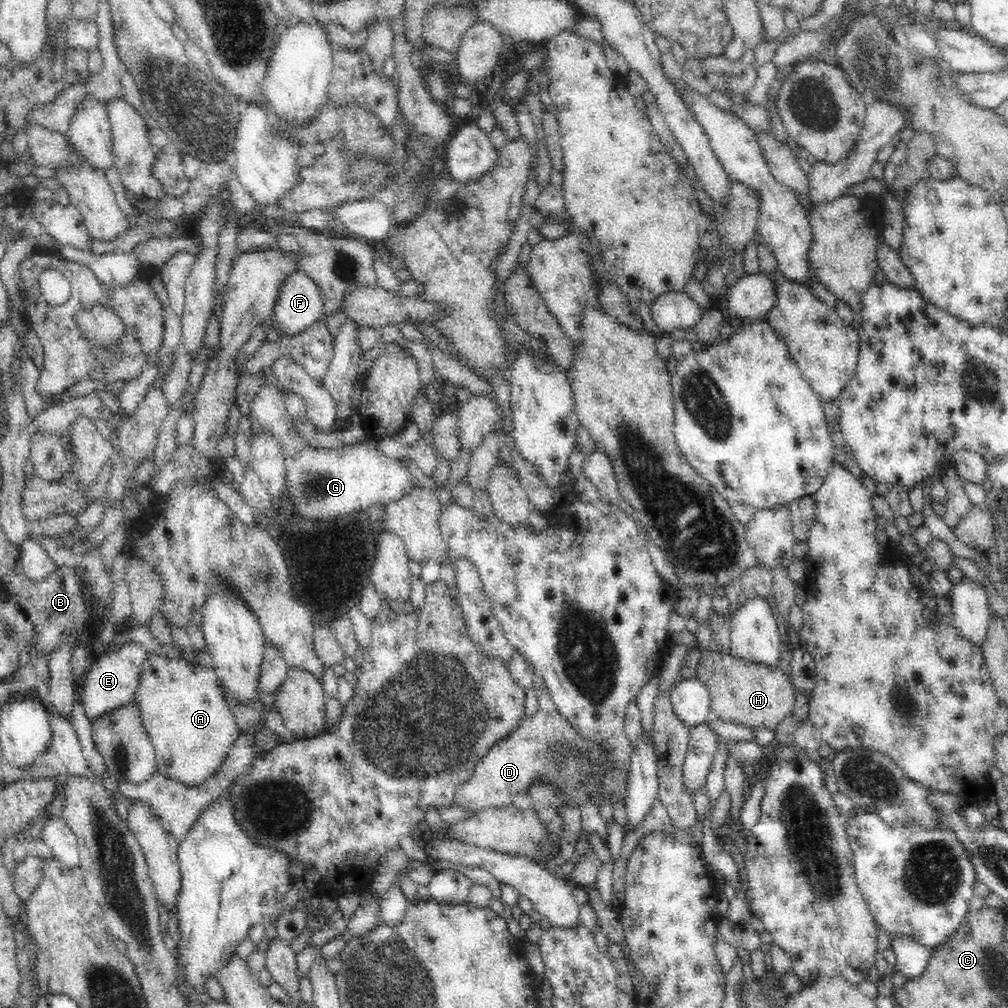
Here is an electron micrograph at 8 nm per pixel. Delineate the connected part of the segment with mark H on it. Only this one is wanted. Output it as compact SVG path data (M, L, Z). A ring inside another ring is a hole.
M710 649L703 653L696 674L694 678L710 689L711 714L720 721L775 731L783 720L794 716L798 690L793 685L793 678L788 678L778 666L749 663L731 654Z

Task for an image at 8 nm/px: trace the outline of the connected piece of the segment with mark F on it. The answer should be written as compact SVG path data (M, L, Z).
M292 271L281 286L273 319L281 334L291 336L326 318L323 292L304 272Z

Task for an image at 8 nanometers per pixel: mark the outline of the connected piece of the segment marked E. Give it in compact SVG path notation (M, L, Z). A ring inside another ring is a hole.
M131 641L124 643L113 653L103 651L97 655L91 669L86 673L84 685L81 690L81 702L85 708L85 714L91 719L98 718L112 709L133 700L139 689L141 670L148 655L156 655L148 652L140 643Z

